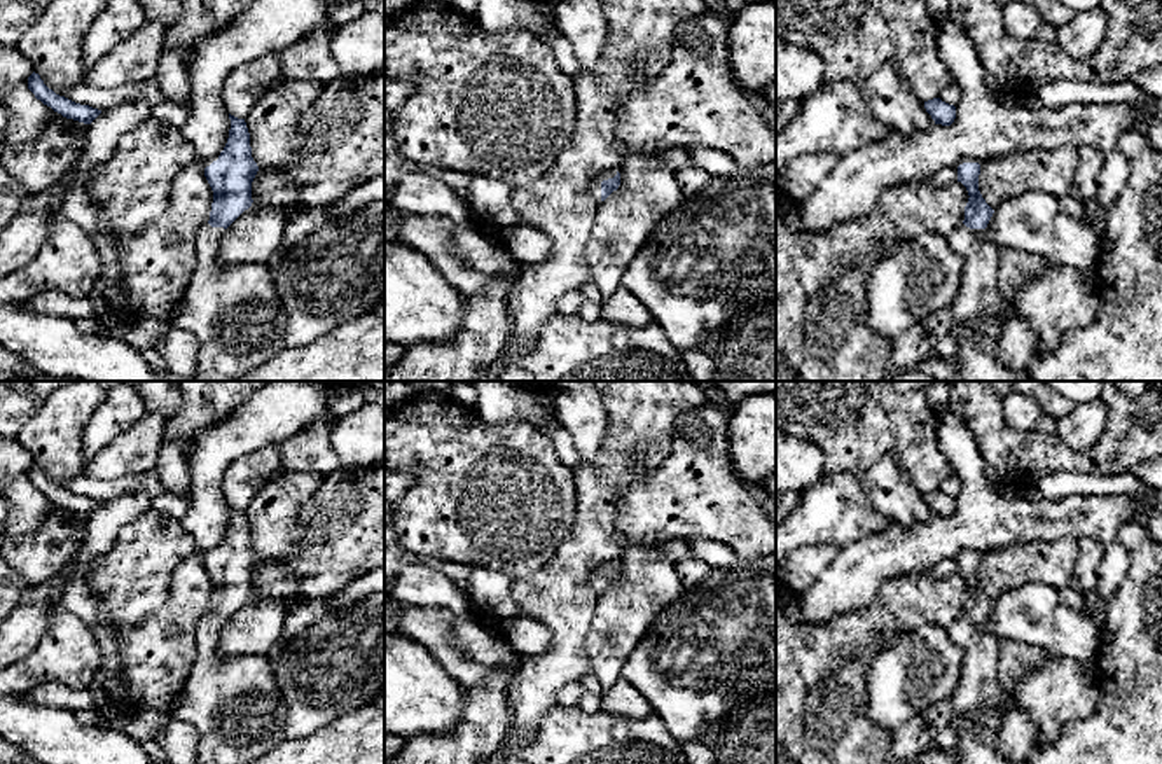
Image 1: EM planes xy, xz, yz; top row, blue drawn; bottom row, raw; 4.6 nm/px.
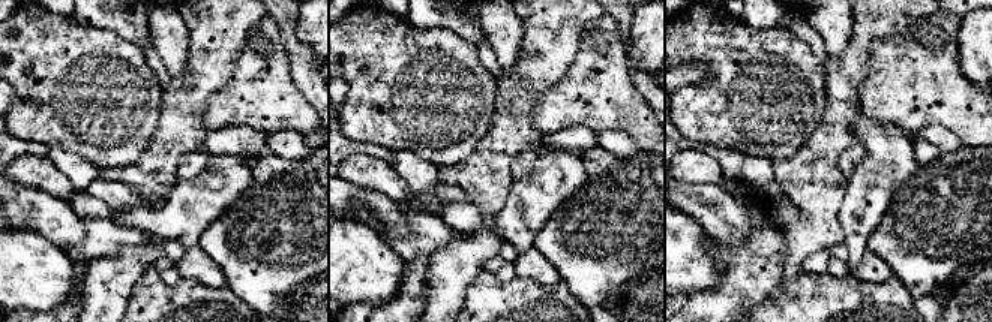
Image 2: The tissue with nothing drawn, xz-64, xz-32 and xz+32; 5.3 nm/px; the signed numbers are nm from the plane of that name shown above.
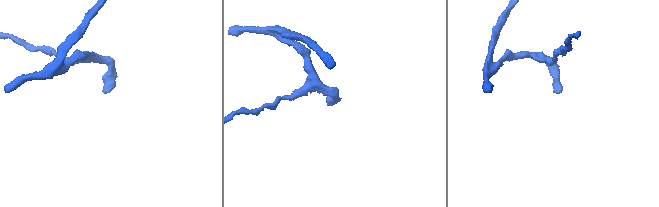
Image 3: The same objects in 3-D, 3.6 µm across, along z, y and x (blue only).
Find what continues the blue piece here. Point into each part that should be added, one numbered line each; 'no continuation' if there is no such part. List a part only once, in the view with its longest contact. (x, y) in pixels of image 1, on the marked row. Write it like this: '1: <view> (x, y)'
1: xz (596, 187)

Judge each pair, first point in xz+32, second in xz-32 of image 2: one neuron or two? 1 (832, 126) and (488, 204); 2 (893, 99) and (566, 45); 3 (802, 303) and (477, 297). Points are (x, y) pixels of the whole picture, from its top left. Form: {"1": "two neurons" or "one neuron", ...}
{"1": "one neuron", "2": "two neurons", "3": "one neuron"}

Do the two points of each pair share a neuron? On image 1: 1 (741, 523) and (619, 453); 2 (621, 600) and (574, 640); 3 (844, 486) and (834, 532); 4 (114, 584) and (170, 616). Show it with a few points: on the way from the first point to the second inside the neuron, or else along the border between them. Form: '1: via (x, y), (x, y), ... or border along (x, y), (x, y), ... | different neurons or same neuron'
1: border along (671, 443), (656, 465), (635, 462), (619, 500) | different neurons
2: border along (600, 593), (584, 642), (591, 668) | different neurons
3: via (836, 497), (834, 521) | same neuron
4: border along (173, 570), (170, 595), (137, 625), (123, 630) | different neurons

